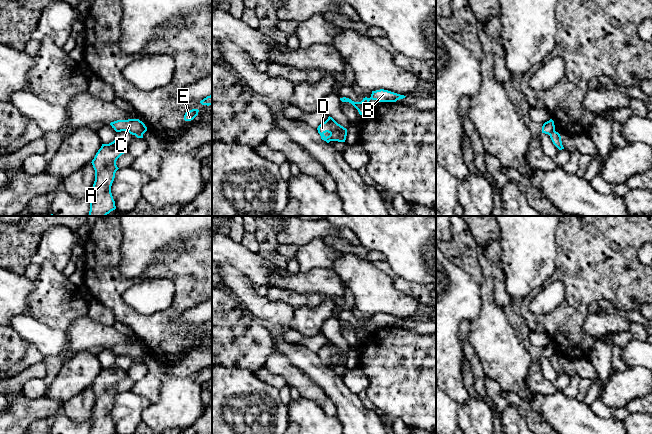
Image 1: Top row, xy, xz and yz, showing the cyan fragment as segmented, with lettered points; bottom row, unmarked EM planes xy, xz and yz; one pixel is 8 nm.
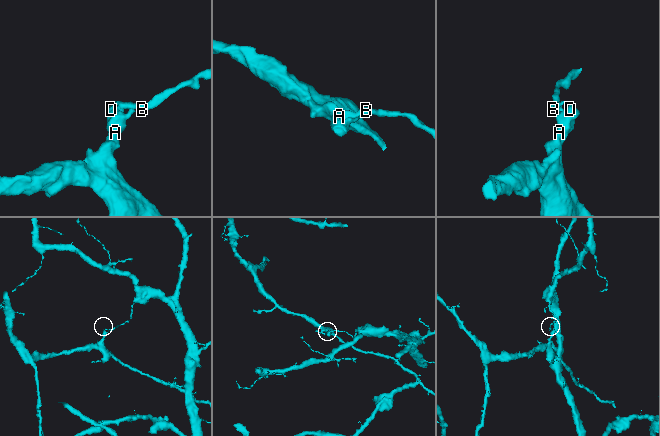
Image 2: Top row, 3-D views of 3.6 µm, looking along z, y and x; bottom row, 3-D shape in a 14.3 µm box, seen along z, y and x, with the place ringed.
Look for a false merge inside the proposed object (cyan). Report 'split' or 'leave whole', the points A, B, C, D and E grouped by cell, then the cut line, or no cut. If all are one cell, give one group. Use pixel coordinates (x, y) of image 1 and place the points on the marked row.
split; A D / B C E; cut in xz along (367, 106), (361, 106), (358, 110)

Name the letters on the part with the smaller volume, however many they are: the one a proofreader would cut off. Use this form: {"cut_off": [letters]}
{"cut_off": ["A", "D"]}

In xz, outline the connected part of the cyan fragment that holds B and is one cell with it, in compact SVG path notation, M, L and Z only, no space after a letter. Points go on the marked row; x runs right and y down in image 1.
M380 89L376 91L372 91L371 97L370 98L363 98L361 102L354 102L349 98L343 97L340 98L342 102L349 102L351 103L357 110L359 110L360 107L368 107L369 101L376 100L379 102L396 102L399 99L403 99L406 96L400 95L388 90Z

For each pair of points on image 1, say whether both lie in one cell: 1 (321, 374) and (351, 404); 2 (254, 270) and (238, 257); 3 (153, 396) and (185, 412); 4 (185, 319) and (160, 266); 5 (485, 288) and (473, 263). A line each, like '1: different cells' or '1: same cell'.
1: same cell
2: same cell
3: different cells
4: different cells
5: different cells

